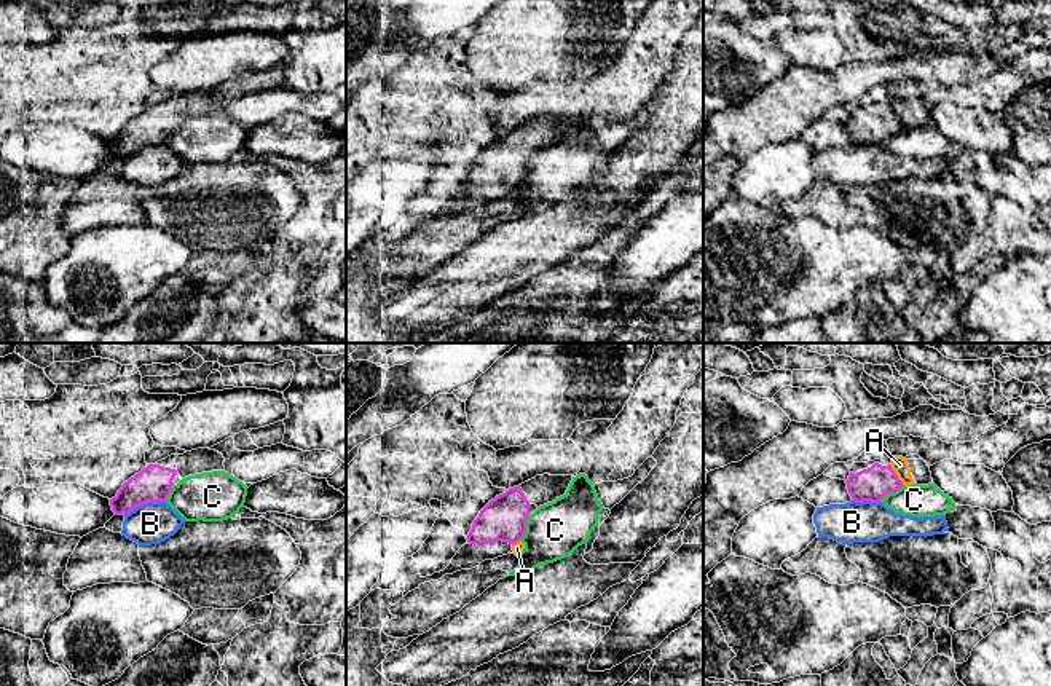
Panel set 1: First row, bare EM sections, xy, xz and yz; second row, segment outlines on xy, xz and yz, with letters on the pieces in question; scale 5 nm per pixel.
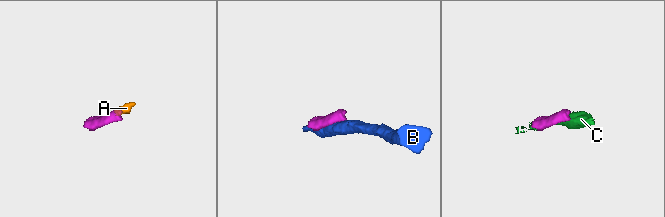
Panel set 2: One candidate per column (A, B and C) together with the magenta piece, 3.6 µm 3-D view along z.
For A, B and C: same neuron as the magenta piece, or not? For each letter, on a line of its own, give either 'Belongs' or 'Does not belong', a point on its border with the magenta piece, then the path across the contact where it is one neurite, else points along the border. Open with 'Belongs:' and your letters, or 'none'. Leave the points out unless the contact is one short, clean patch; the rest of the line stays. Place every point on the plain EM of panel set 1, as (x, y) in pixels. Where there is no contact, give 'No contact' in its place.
Belongs: none
A: Does not belong. Touches magenta at yz (897, 118). Boundary: yz (889, 107), (905, 128)
B: Does not belong. Touches magenta at xy (144, 145)
C: Does not belong. Touches magenta at xz (525, 169)

